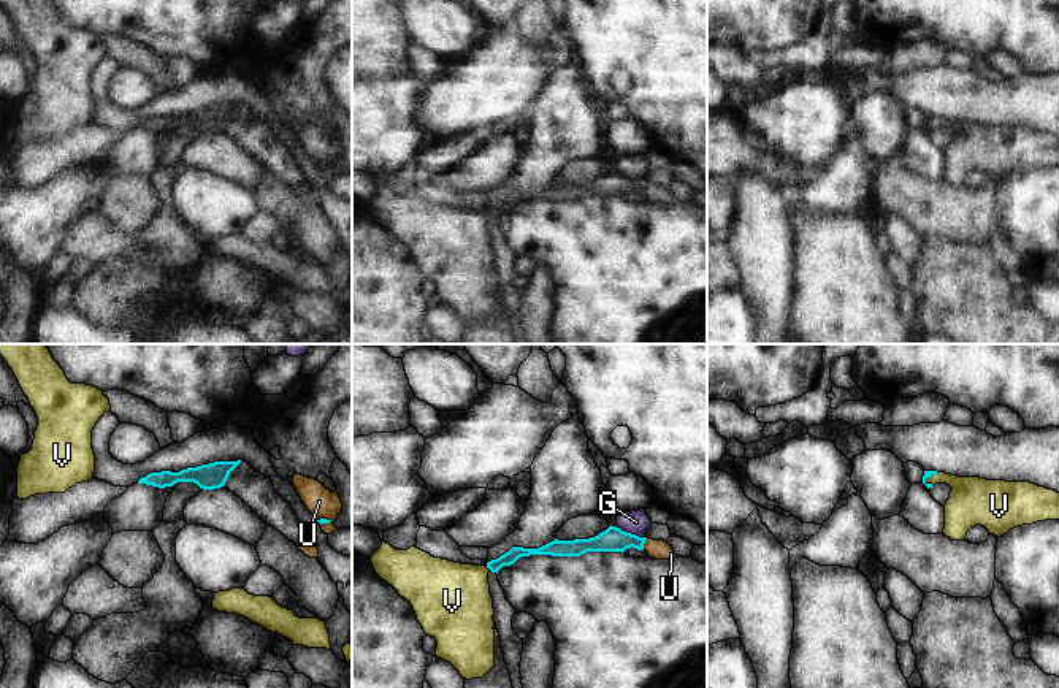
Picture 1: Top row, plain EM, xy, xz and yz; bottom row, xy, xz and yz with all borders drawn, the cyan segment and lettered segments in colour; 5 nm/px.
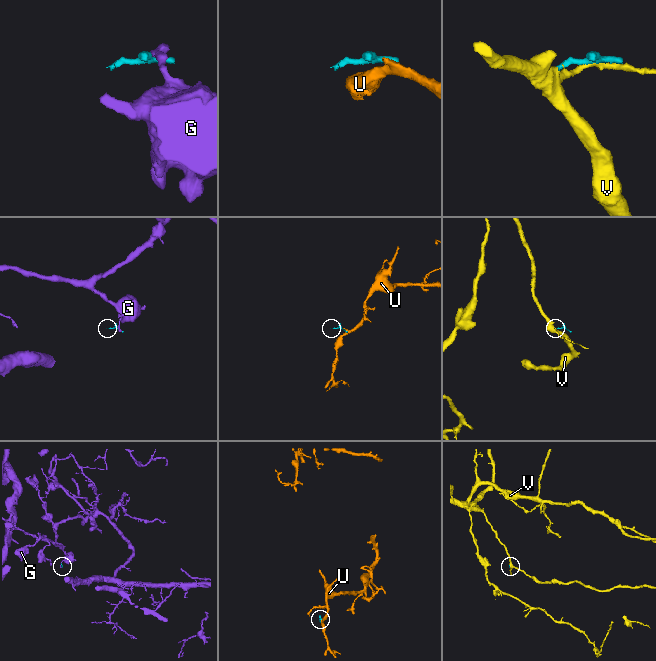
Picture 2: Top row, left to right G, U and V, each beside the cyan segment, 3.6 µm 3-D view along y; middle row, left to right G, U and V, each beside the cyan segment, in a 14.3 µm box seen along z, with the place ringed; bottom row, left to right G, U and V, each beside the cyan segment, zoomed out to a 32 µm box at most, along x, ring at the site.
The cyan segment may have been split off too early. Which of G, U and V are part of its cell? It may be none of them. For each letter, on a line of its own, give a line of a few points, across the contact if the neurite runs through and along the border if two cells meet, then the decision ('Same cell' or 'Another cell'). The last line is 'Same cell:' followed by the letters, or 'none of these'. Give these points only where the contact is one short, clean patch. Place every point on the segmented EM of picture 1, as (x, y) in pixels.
G: Line: xz (615, 527), (644, 538). Another cell
U: Line: xz (647, 539), (642, 549). Another cell
V: Line: xz (514, 554), (489, 568), (452, 601). Same cell
Same cell: V.

